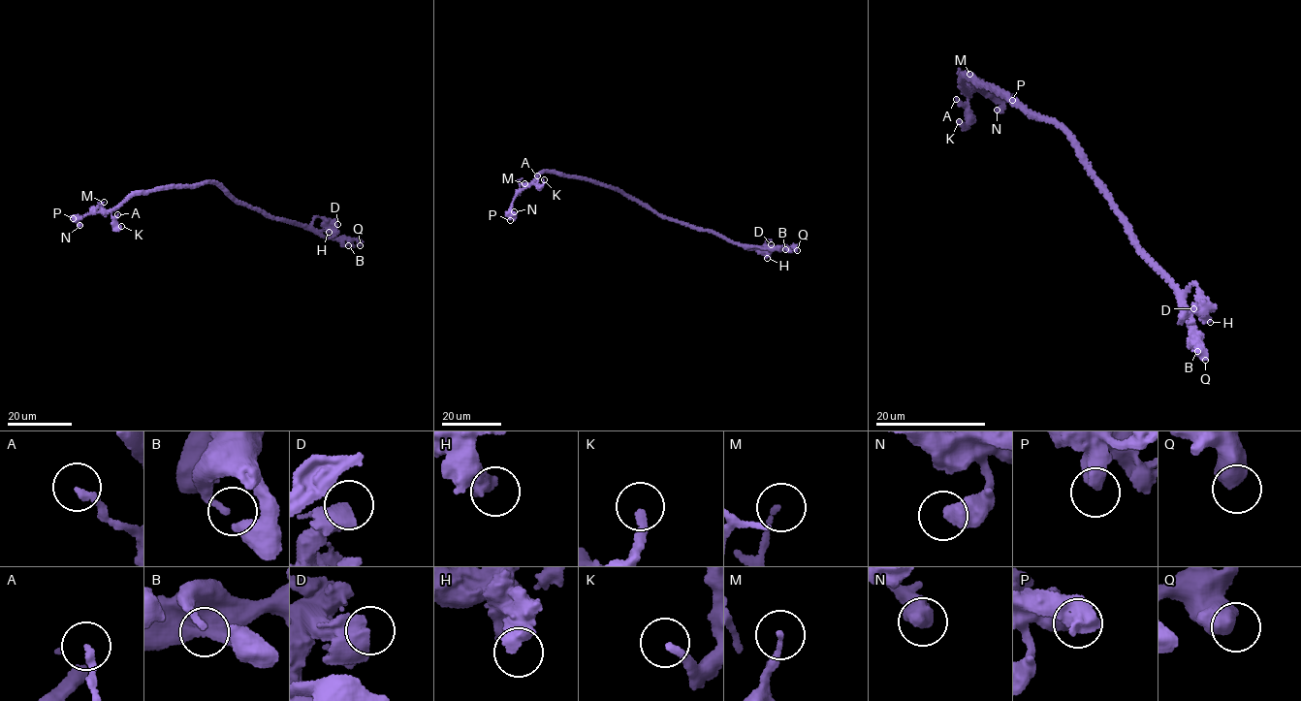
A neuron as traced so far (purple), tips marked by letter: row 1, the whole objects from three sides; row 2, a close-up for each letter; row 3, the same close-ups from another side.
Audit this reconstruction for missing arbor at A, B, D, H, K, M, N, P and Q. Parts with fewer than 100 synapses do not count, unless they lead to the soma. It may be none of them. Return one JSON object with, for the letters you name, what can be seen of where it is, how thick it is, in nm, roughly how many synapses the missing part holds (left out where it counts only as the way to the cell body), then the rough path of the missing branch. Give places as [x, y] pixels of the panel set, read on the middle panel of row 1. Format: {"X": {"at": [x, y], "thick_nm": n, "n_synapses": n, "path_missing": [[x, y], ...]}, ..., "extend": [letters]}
{"extend": []}

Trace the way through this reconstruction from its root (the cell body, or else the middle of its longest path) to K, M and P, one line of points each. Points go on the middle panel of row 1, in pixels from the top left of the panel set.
K: (638, 203), (612, 188), (553, 173), (538, 175), (533, 183), (540, 186), (544, 179)
M: (638, 203), (612, 188), (553, 173), (543, 172), (533, 181), (524, 183)
P: (638, 203), (619, 192), (587, 180), (543, 172), (519, 191), (510, 220)

